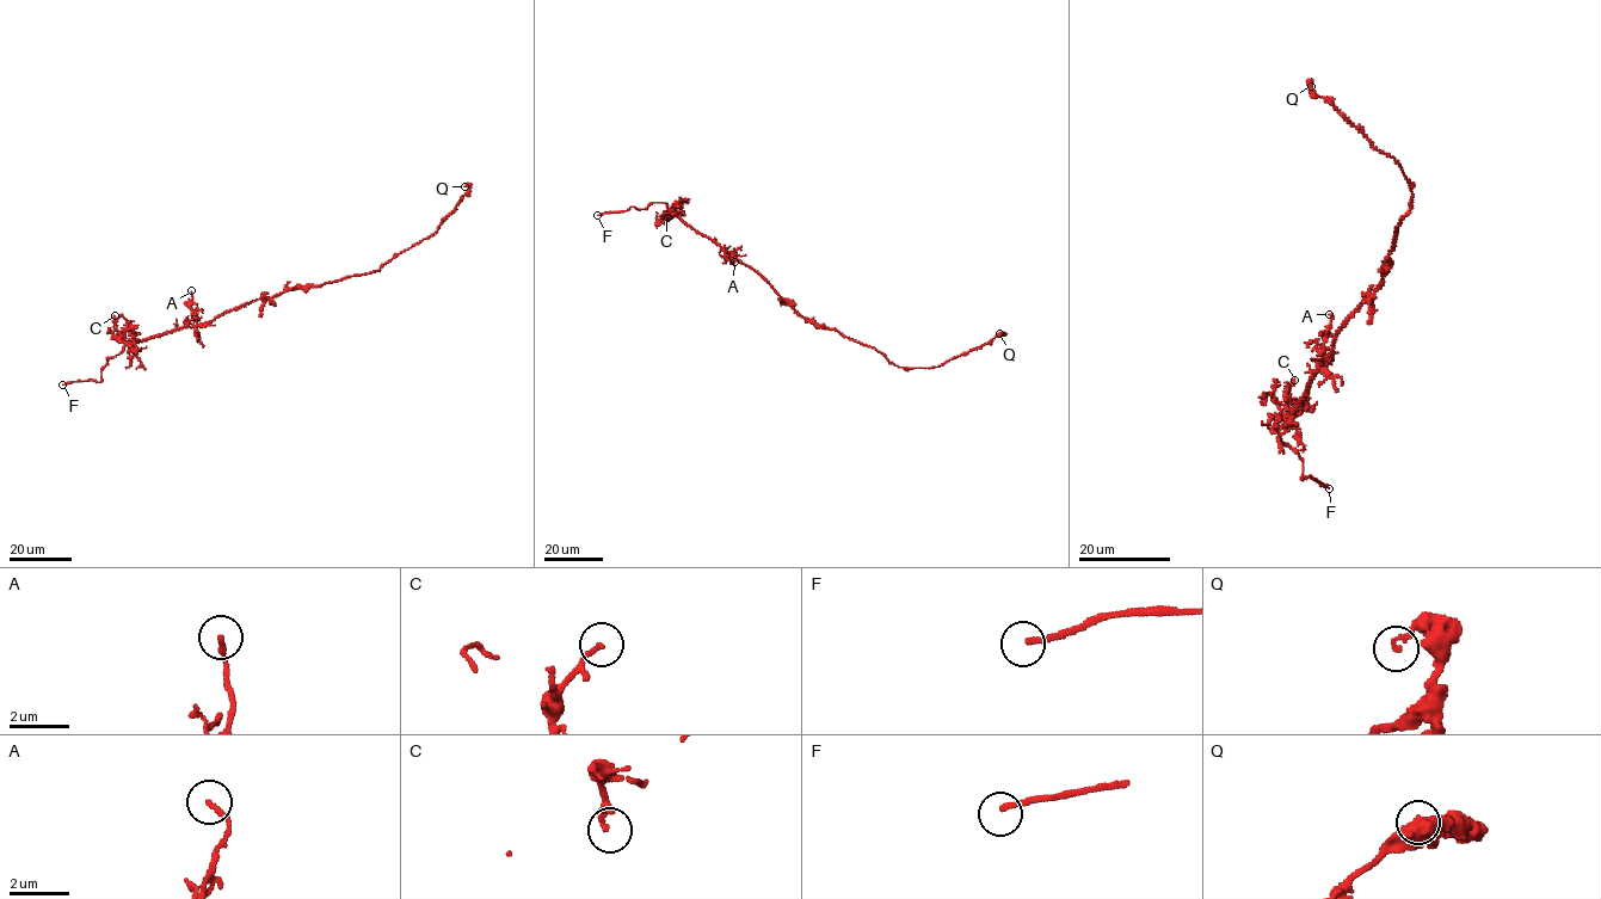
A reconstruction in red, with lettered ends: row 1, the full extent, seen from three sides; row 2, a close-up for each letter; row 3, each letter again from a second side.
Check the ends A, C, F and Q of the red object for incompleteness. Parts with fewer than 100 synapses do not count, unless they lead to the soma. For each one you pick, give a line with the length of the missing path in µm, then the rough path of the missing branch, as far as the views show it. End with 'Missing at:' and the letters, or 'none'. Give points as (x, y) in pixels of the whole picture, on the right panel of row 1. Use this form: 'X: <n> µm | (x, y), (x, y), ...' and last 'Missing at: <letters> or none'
F: 30 µm | (1329, 488), (1337, 494), (1348, 494), (1379, 513), (1386, 511)
Missing at: F

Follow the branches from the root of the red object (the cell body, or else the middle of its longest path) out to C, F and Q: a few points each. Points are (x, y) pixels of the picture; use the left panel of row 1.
C: (272, 297), (256, 299), (207, 322), (137, 340), (121, 342), (115, 315)
F: (272, 297), (256, 299), (207, 322), (131, 342), (109, 357), (99, 382), (92, 380), (62, 385)
Q: (272, 297), (290, 289), (320, 287), (377, 271), (400, 253), (436, 233), (466, 195), (469, 186), (465, 186)

